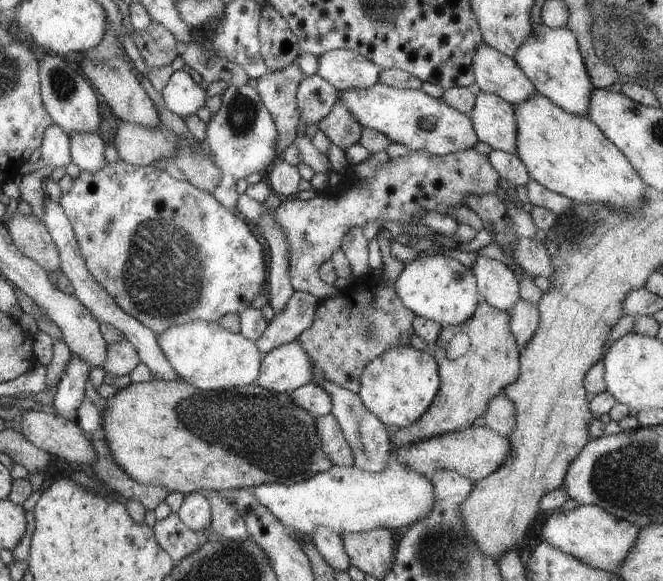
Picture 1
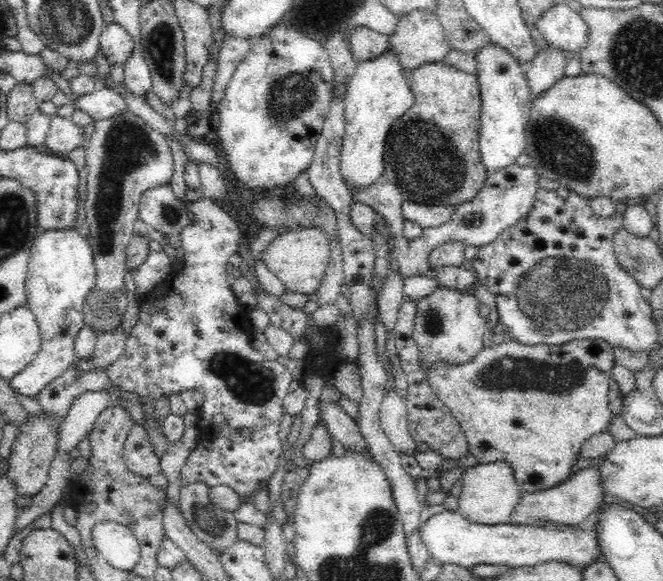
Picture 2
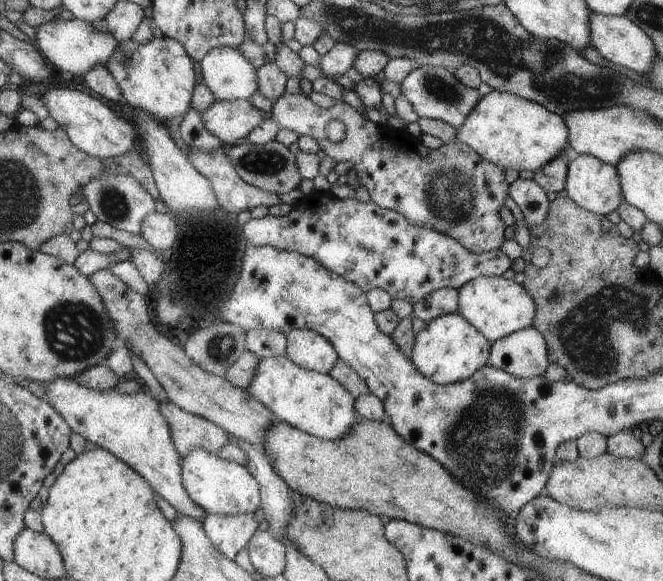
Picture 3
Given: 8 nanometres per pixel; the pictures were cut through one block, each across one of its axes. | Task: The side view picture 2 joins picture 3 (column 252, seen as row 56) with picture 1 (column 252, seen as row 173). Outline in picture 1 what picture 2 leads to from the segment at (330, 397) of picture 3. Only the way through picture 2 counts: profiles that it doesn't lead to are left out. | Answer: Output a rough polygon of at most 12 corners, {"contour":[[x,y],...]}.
{"contour":[[216,322],[156,342],[176,376],[217,391],[255,383],[263,354]]}

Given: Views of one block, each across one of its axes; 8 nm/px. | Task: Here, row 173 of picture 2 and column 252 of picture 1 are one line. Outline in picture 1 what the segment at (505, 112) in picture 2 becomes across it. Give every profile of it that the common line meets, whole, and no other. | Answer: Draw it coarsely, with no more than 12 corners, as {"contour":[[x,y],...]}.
{"contour":[[401,464],[332,465],[252,494],[279,525],[310,536],[399,534],[434,506]]}

